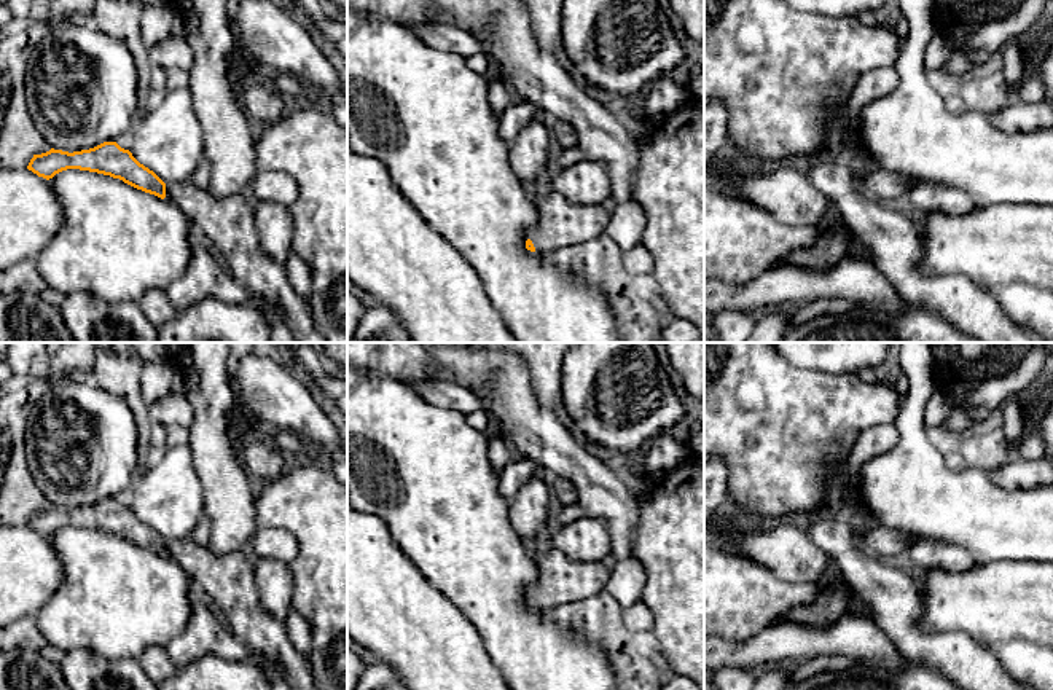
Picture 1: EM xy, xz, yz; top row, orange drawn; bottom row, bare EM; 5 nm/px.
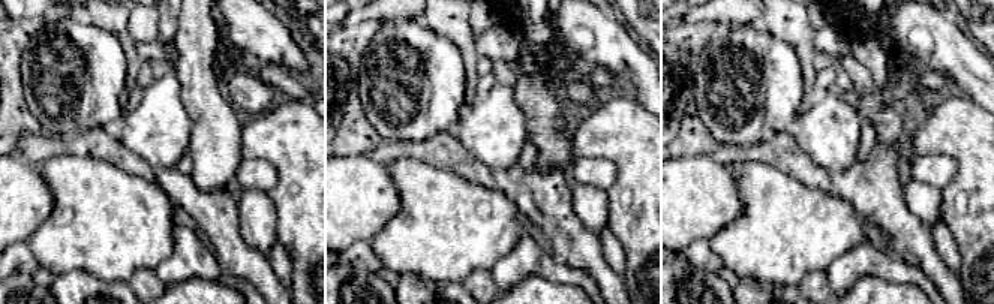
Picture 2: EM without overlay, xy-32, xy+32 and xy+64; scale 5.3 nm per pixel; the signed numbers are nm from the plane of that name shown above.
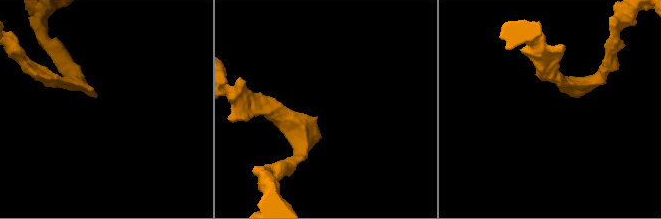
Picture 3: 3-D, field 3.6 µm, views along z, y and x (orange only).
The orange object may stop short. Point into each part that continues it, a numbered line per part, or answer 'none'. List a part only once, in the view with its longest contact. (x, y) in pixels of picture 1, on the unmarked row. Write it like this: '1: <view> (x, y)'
1: xy (228, 580)

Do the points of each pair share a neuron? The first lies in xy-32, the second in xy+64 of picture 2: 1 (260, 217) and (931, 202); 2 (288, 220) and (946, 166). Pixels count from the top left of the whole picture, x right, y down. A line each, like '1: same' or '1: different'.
1: same
2: different

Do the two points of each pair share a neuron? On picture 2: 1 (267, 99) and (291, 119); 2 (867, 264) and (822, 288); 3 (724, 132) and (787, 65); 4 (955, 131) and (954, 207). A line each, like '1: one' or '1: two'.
1: two
2: two
3: one
4: one

